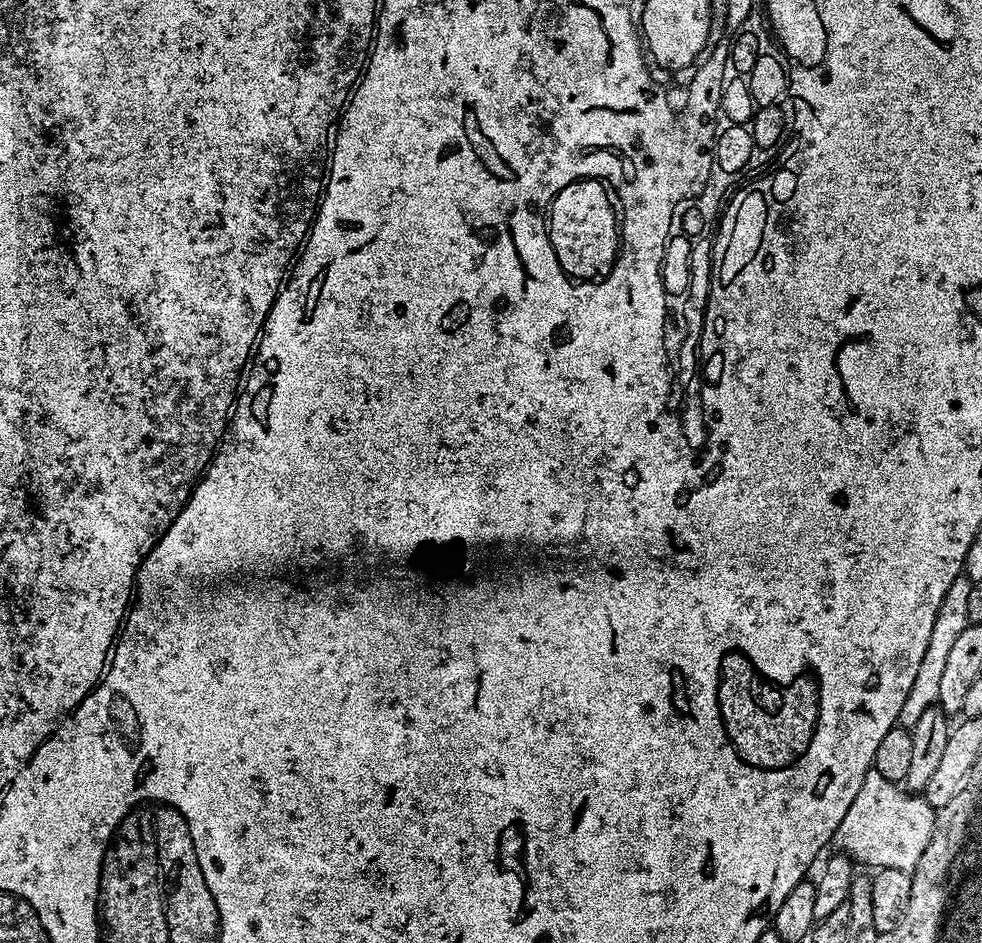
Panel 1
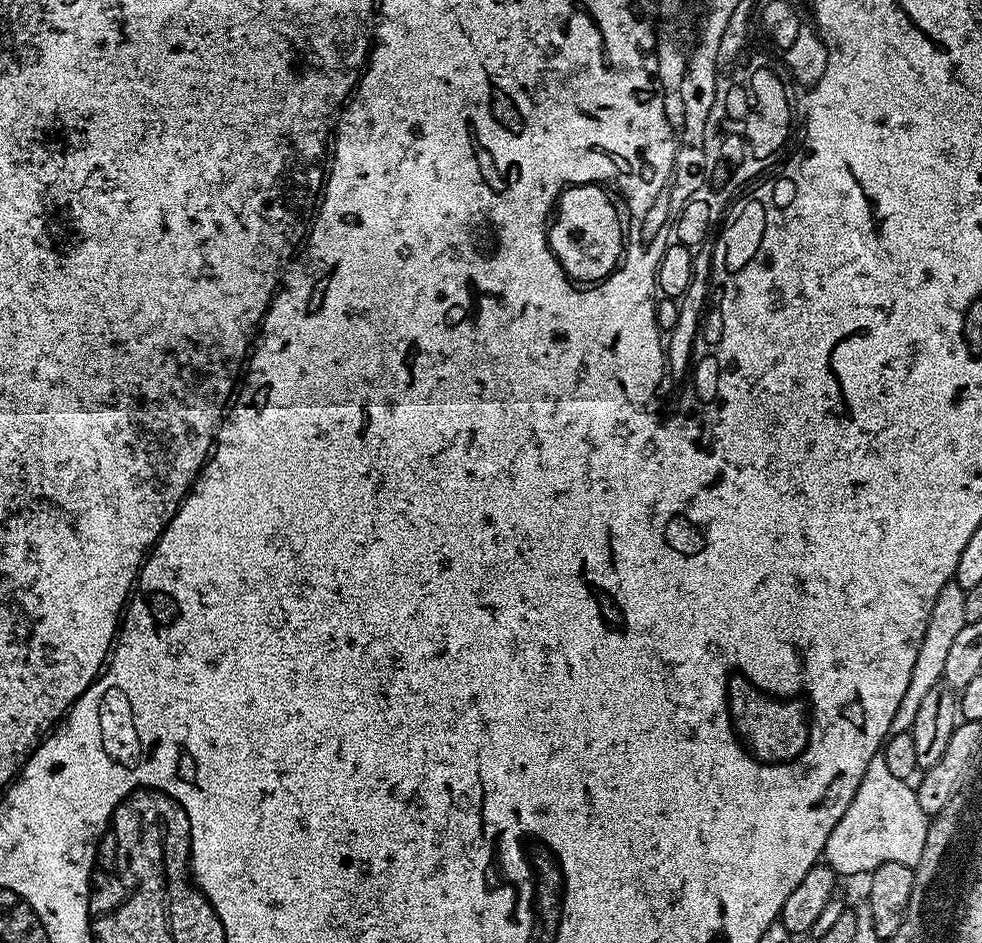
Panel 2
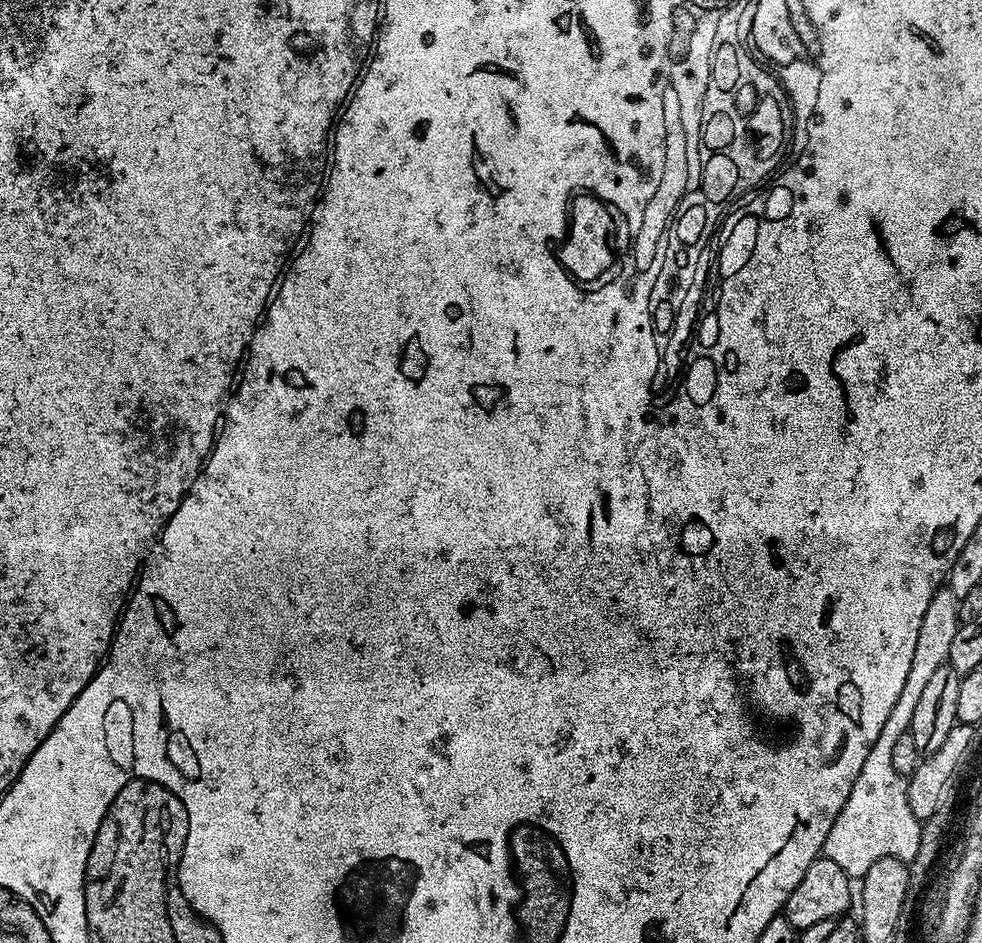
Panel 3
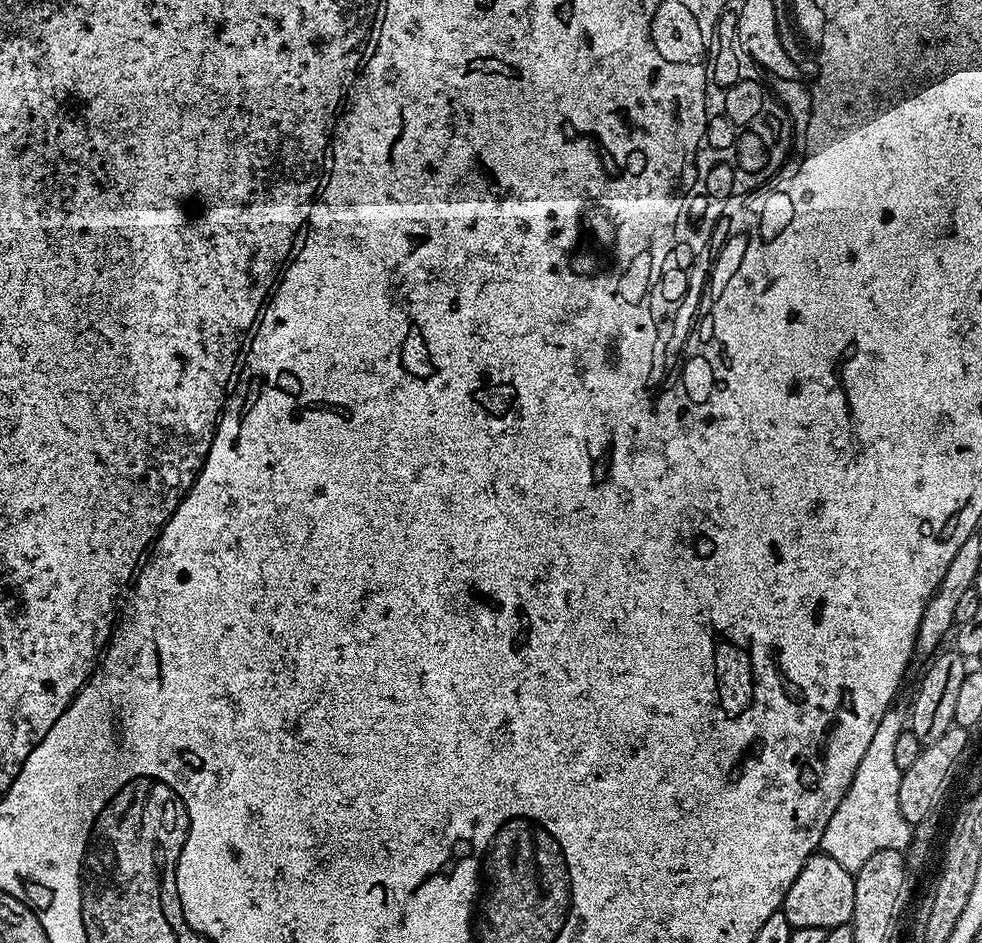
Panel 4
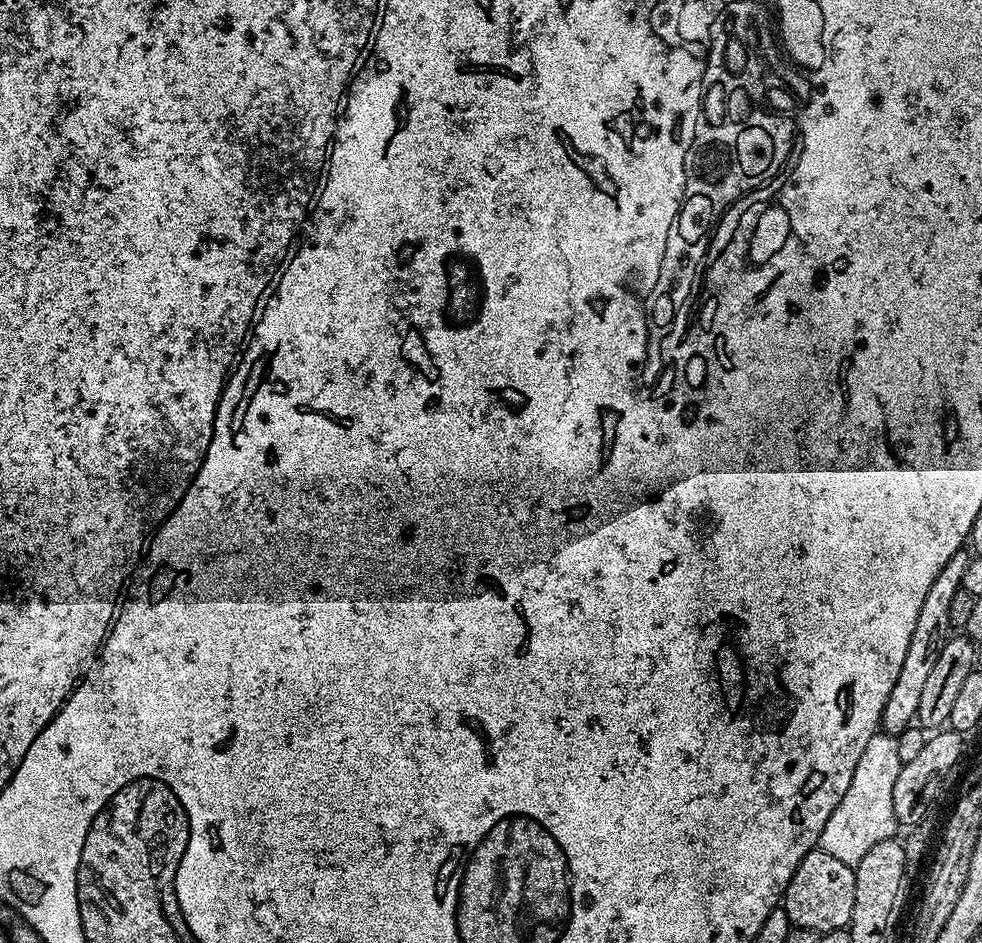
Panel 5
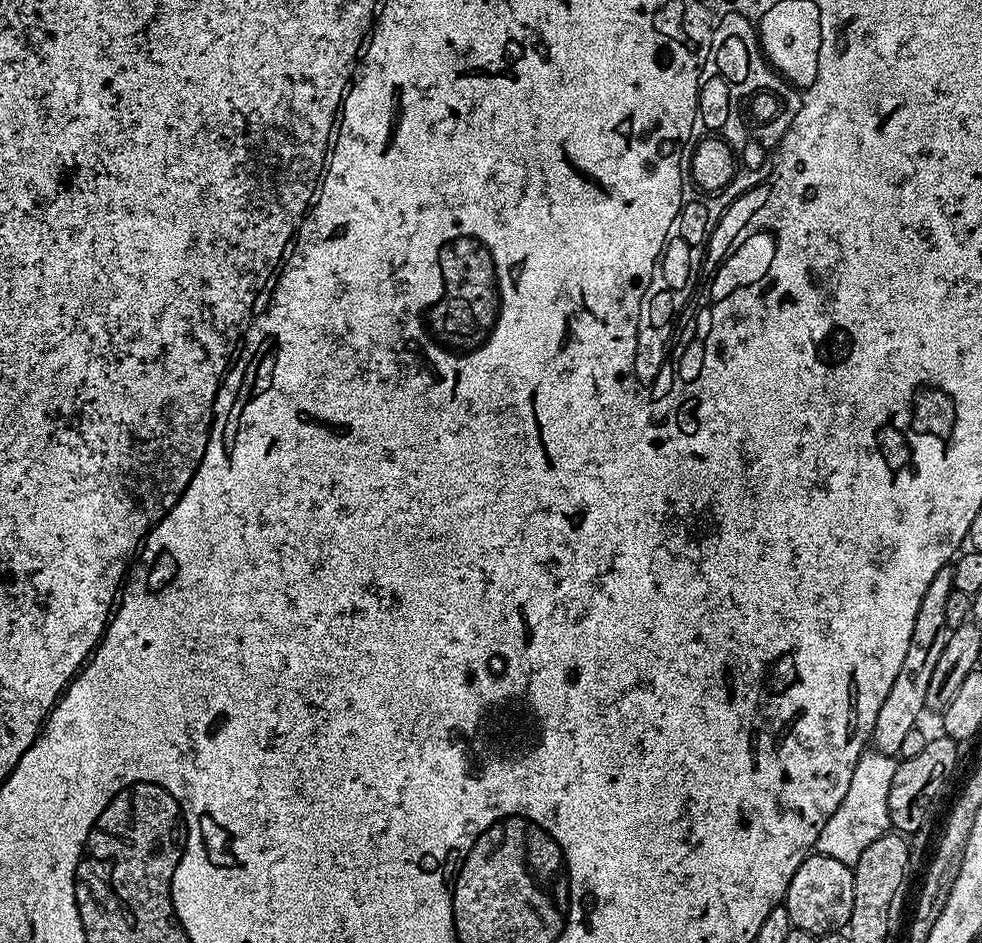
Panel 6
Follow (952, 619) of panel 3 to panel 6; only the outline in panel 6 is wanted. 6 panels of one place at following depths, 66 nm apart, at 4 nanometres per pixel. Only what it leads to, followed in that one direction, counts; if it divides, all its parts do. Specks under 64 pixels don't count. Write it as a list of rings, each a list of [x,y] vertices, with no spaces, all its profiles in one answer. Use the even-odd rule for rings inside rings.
[[[866,750],[861,754],[854,766],[846,798],[842,798],[838,810],[830,814],[826,826],[822,826],[822,834],[816,840],[815,851],[819,855],[838,858],[838,862],[854,866],[858,858],[862,858],[862,850],[889,831],[888,799],[896,765],[897,761],[885,752]]]

